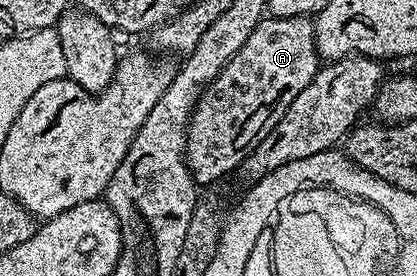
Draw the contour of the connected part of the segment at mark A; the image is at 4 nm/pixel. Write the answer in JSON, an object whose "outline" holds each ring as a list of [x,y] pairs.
{"outline":[[[309,16],[261,19],[254,33],[246,37],[246,45],[234,53],[226,69],[222,69],[222,73],[218,73],[218,77],[214,77],[214,81],[201,90],[196,100],[196,108],[192,111],[188,125],[184,162],[192,171],[192,178],[197,184],[216,183],[223,175],[231,171],[233,174],[240,162],[263,141],[266,133],[270,133],[270,129],[282,121],[286,109],[290,109],[290,101],[294,101],[294,97],[298,97],[298,93],[310,85],[321,66],[321,57],[316,52],[316,25]]]}

